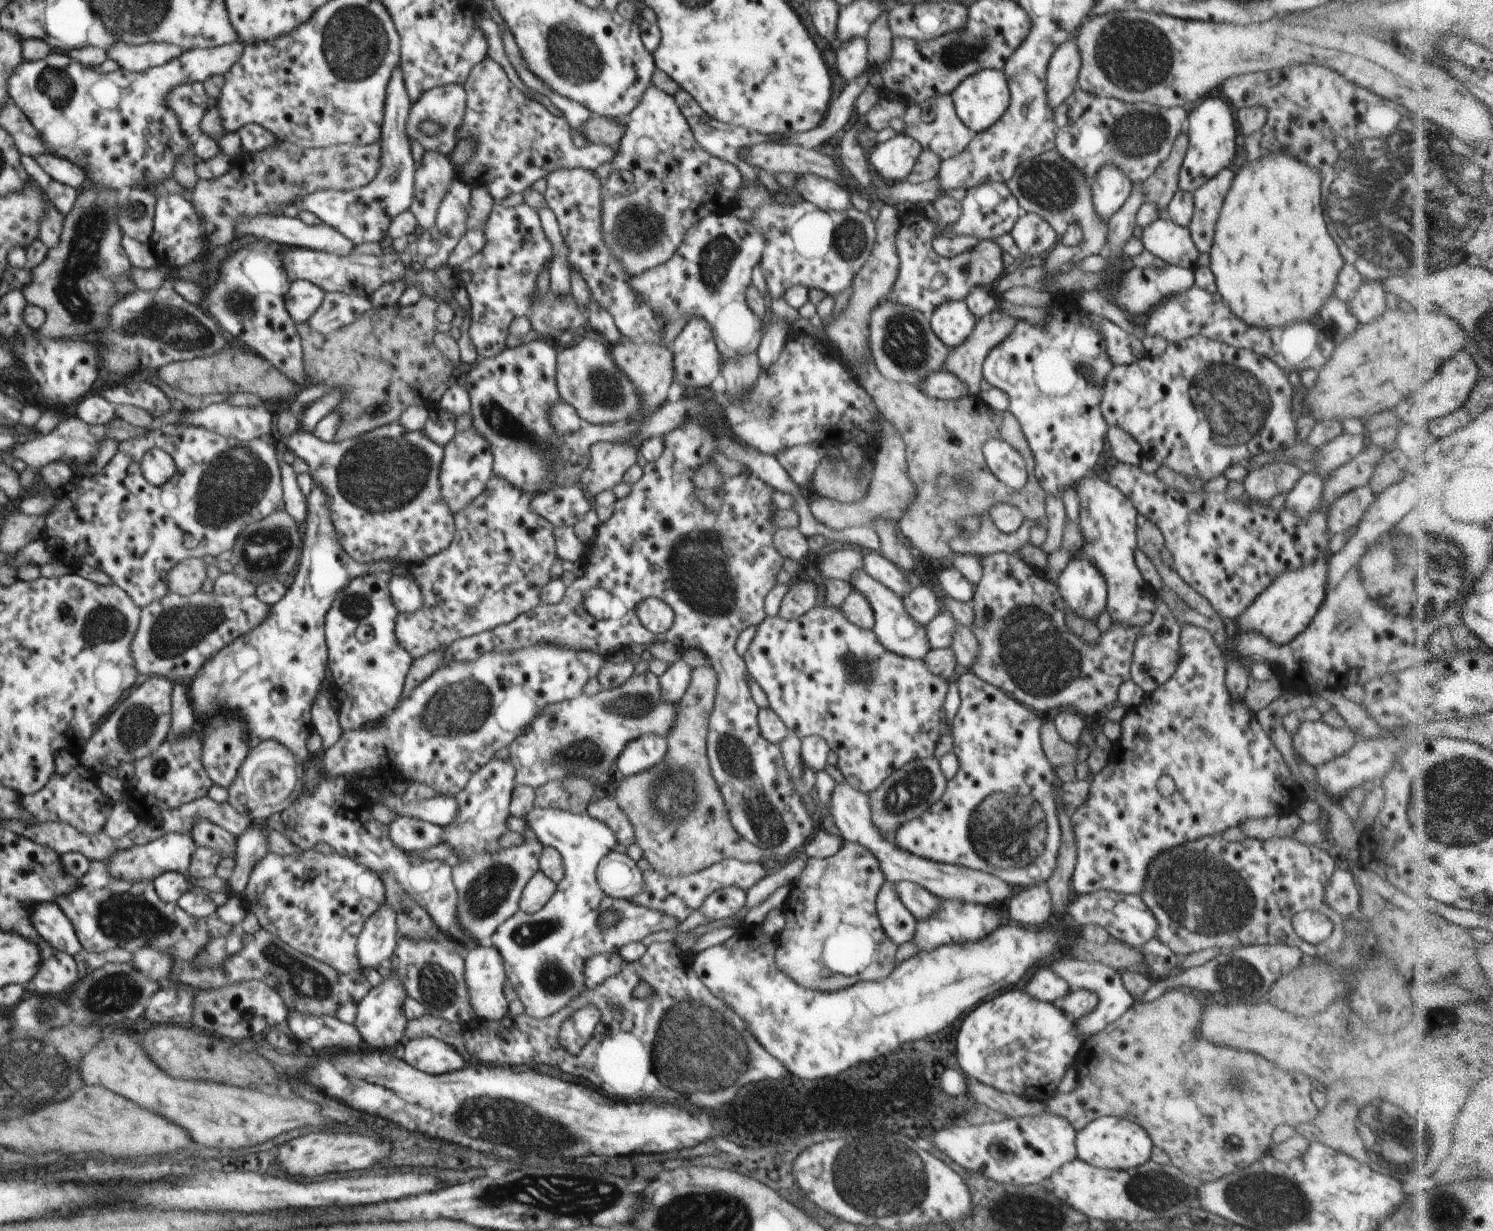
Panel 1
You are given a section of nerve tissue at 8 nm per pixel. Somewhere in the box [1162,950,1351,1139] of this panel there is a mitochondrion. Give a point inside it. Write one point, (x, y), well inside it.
(1228, 1086)

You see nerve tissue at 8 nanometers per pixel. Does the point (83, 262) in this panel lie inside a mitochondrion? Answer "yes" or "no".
yes

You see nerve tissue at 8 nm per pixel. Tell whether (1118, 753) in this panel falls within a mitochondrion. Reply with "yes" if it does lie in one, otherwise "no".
no

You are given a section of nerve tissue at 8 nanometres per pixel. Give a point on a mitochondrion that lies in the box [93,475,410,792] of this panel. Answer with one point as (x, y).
(177, 630)

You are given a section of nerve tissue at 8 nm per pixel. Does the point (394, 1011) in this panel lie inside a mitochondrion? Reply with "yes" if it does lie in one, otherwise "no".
no

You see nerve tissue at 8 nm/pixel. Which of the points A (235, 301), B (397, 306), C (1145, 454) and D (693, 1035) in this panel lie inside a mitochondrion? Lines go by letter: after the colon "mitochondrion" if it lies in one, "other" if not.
A: mitochondrion
B: other
C: other
D: mitochondrion

